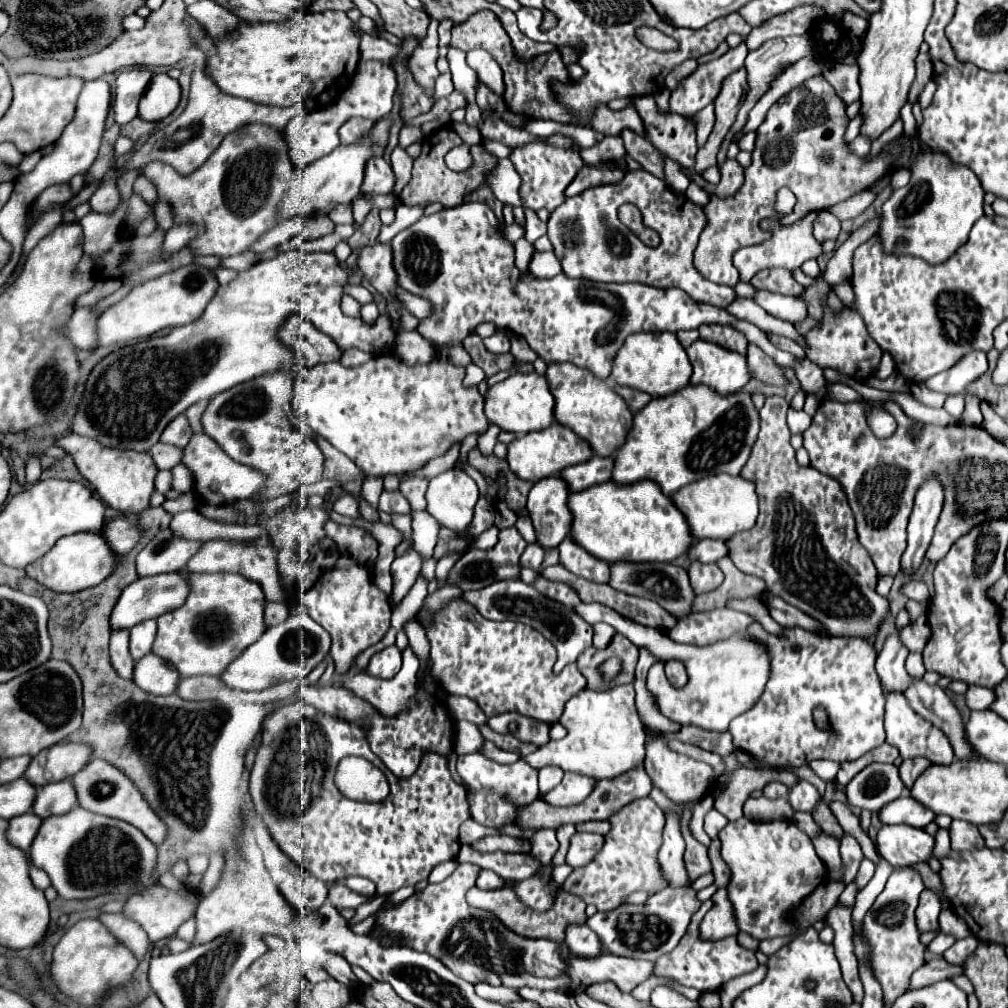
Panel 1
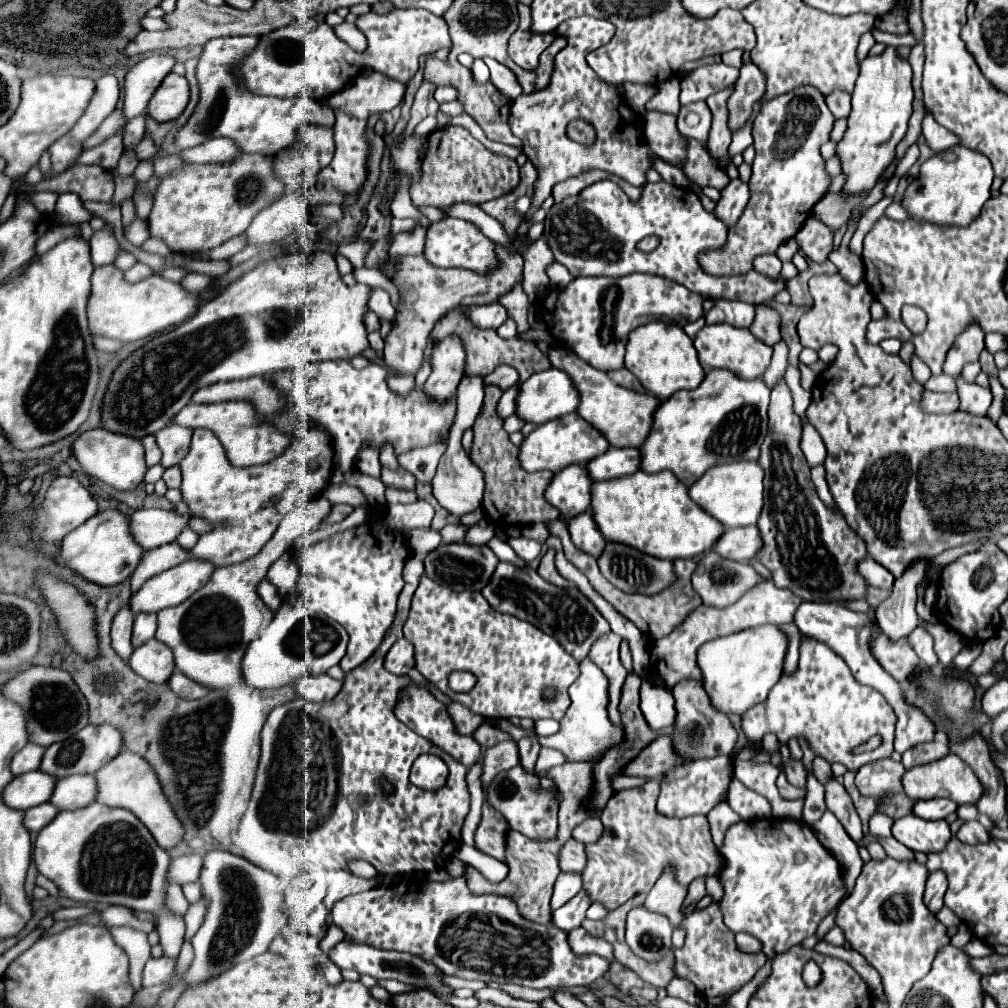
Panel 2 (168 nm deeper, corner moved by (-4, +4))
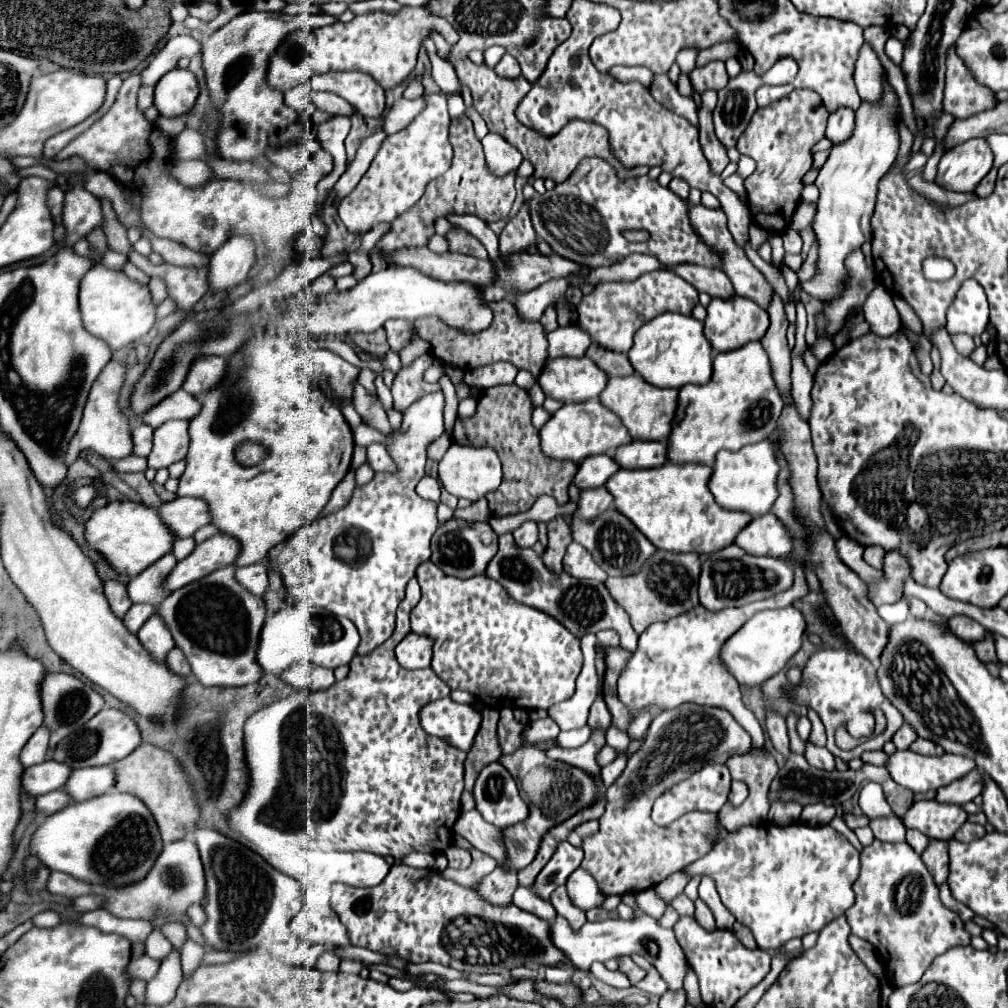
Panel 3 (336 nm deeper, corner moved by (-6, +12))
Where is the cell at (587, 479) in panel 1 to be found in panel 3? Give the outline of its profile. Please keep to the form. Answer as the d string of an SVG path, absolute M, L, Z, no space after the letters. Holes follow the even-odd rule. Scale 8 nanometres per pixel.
M633 440L615 450L621 468L657 468L667 462L667 442Z

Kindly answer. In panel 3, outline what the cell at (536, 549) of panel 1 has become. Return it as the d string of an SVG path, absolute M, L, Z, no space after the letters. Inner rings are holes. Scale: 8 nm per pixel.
M523 522L513 530L513 536L521 548L531 548L537 542L537 522Z

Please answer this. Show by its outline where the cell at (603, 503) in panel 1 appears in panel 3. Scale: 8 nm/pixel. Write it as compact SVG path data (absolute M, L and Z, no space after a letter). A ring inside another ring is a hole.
M667 462L649 470L619 470L605 486L613 492L615 508L633 520L659 550L713 554L733 544L753 516L741 510L721 508L709 490L711 474L713 468L705 464Z

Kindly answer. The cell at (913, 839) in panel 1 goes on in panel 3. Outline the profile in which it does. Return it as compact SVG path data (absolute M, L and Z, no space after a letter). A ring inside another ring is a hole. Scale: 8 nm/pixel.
M931 800L915 802L903 816L905 828L915 828L929 838L949 840L967 822L967 812L963 806Z

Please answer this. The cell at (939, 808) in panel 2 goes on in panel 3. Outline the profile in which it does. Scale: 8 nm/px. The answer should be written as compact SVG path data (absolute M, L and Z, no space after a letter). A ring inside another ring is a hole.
M975 768L967 776L951 782L949 786L939 788L935 798L949 800L951 804L967 804L967 802L975 800L981 794L983 786L985 786L985 774L979 768Z

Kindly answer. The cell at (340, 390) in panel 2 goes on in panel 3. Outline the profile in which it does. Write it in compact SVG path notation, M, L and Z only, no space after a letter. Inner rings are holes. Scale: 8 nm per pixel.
M319 348L315 350L315 372L317 376L325 376L327 384L337 396L351 398L353 396L353 380L359 374L359 368L345 362L341 356L331 350Z

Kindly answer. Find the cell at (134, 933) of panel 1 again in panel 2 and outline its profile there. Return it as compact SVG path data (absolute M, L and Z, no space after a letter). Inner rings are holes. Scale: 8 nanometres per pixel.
M115 926L109 930L113 940L127 952L131 968L129 968L129 978L135 990L141 988L141 972L145 968L145 962L151 958L151 946L147 942L147 934L139 932L129 926Z

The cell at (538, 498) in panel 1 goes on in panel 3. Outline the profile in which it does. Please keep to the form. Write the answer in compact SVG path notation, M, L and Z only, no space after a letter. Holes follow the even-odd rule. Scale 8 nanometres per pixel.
M611 454L589 456L589 460L583 460L579 464L579 472L573 482L581 490L599 488L613 476L613 472L619 472L619 470L621 470L621 466L615 462L615 458Z

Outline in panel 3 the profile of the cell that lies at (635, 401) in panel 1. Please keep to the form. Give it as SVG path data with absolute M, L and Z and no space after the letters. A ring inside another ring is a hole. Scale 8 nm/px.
M591 344L587 348L587 354L589 358L593 358L593 362L605 370L609 376L629 376L633 374L633 366L627 358L627 354L621 354L621 352L613 352L613 350L607 350L607 348L601 348L599 344Z

